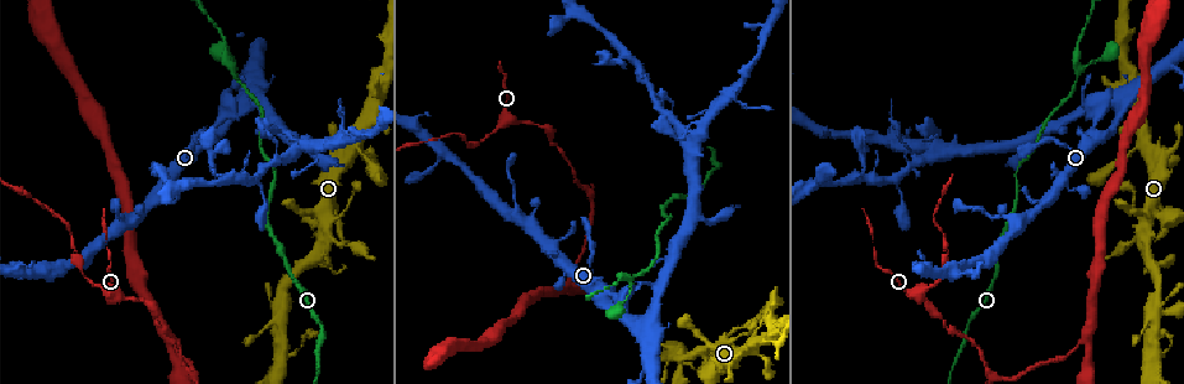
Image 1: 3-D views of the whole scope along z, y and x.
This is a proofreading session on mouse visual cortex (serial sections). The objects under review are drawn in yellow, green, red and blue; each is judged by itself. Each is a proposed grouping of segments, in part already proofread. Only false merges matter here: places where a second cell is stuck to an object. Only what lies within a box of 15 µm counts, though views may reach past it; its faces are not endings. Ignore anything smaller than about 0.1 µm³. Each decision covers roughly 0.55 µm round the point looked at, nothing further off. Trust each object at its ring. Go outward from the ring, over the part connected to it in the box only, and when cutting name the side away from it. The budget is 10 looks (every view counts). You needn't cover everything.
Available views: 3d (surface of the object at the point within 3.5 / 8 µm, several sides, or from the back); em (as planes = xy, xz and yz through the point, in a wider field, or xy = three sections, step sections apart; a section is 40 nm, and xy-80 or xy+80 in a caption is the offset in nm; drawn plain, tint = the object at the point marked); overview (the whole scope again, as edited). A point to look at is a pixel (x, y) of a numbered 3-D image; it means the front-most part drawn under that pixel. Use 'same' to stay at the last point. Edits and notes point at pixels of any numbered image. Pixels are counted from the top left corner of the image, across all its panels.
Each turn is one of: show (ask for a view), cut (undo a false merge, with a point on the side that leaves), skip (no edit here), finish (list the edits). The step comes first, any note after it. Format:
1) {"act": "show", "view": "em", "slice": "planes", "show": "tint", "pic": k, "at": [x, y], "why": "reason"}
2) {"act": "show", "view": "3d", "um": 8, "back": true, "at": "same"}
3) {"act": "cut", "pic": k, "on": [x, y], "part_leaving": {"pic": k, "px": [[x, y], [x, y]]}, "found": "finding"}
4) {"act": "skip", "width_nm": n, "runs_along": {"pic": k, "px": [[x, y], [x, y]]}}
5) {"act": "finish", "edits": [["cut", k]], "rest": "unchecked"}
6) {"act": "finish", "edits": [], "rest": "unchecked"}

{"act": "show", "view": "3d", "um": 3.5, "pic": 1, "at": [931, 284], "why": "calibre changes"}

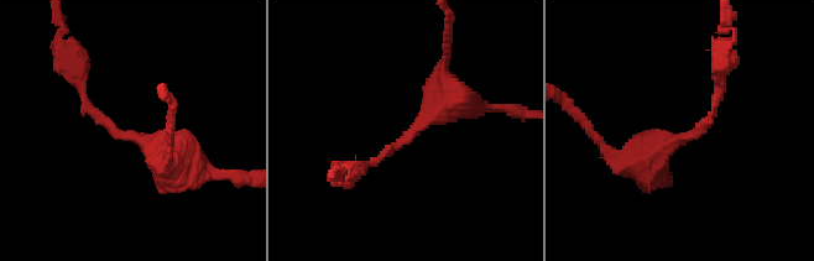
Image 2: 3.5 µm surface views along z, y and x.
{"act": "show", "view": "em", "slice": "xy", "step": 2, "show": "plain", "pic": 2, "at": [136, 139], "why": "need the tissue"}

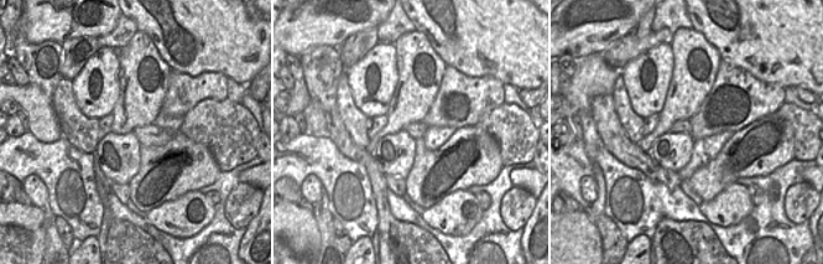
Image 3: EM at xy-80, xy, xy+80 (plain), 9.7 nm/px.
{"act": "show", "view": "em", "slice": "xy", "step": 2, "show": "tint", "at": "same"}

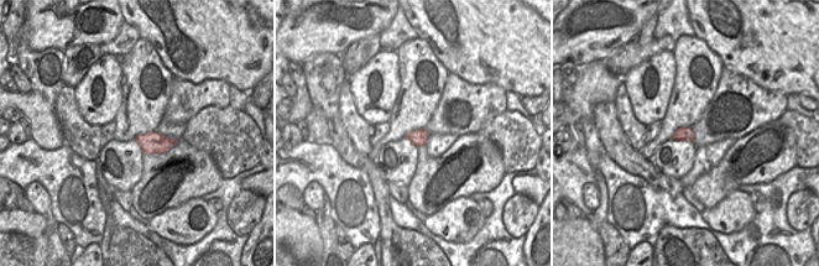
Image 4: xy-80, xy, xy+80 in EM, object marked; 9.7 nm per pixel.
{"act": "skip", "width_nm": 150, "runs_along": {"pic": 2, "px": [[443, 71], [450, 95], [359, 168]]}, "found": "all the same cell"}

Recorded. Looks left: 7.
{"act": "show", "view": "3d", "um": 3.5, "pic": 1, "at": [945, 246]}

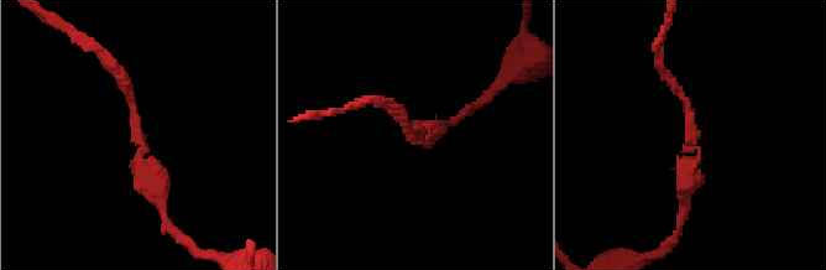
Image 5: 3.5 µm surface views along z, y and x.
{"act": "show", "view": "em", "slice": "xy", "step": 5, "show": "plain", "pic": 5, "at": [135, 134]}

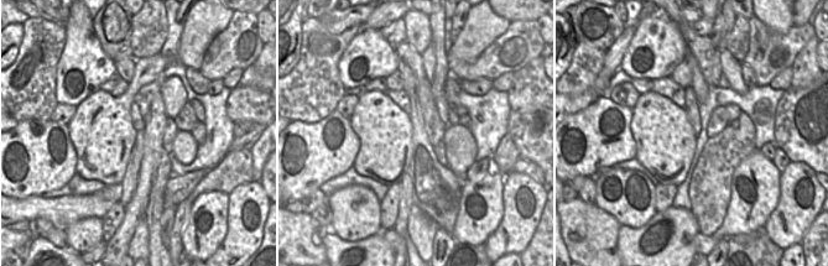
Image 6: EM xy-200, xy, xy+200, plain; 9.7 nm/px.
{"act": "show", "view": "em", "slice": "xy", "step": 5, "show": "tint", "at": "same"}

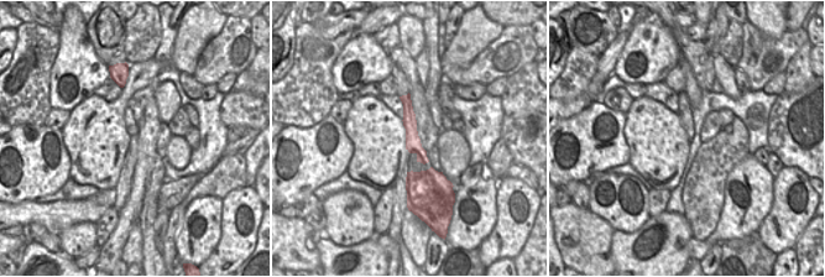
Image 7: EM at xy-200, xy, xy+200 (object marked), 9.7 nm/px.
{"act": "skip", "width_nm": 150, "runs_along": {"pic": 5, "px": [[162, 207], [136, 109], [109, 63]]}, "found": "continuous, no second cell"}

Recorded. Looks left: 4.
{"act": "show", "view": "em", "slice": "xy", "step": 5, "show": "tint", "pic": 1, "at": [1016, 175], "why": "narrows sharply"}

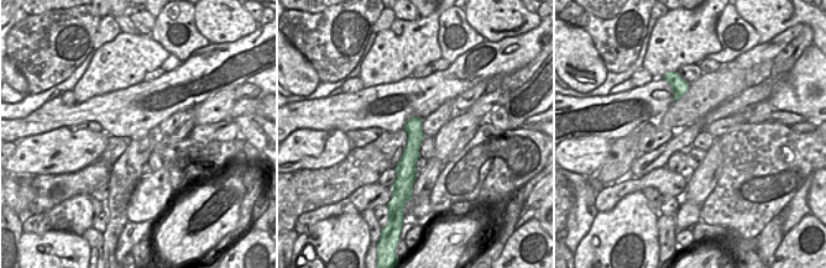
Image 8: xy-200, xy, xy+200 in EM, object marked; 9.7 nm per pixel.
{"act": "show", "view": "3d", "um": 3.5, "at": "same", "why": "wider look"}

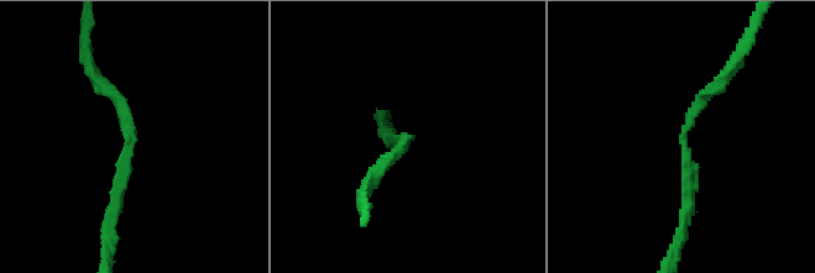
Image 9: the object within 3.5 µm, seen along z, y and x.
{"act": "skip", "runs_along": {"pic": 9, "px": [[686, 211], [684, 132], [727, 72]]}, "found": "continuous, no second cell"}

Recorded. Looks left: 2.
{"act": "show", "view": "3d", "um": 3.5, "back": true, "pic": 1, "at": [569, 284], "why": "thin arm on a thick one"}

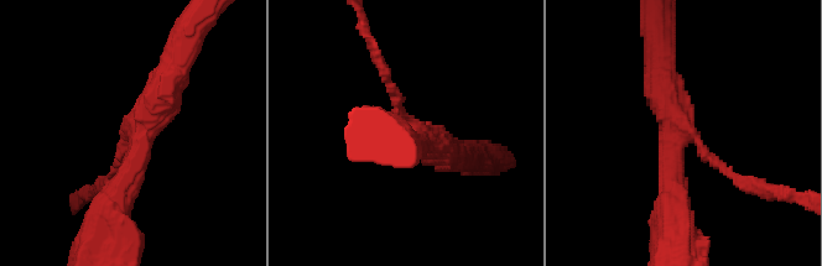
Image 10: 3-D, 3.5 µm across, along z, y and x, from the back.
{"act": "show", "view": "em", "slice": "xy", "step": 5, "show": "tint", "pic": 10, "at": [138, 131], "arms": 3, "arm_widths_nm": [150, 300, 450], "why": "need the tissue"}

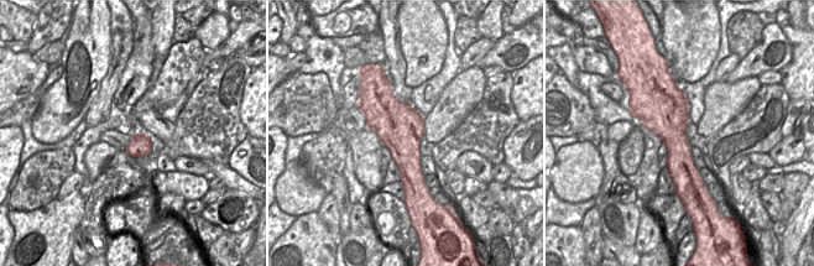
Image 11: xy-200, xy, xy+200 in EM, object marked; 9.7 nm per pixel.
{"act": "skip", "runs_along": {"pic": 10, "px": [[739, 182], [672, 114], [660, 64]]}, "found": "all the same cell"}

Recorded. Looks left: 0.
{"act": "finish", "edits": [], "rest": "unchecked"}

